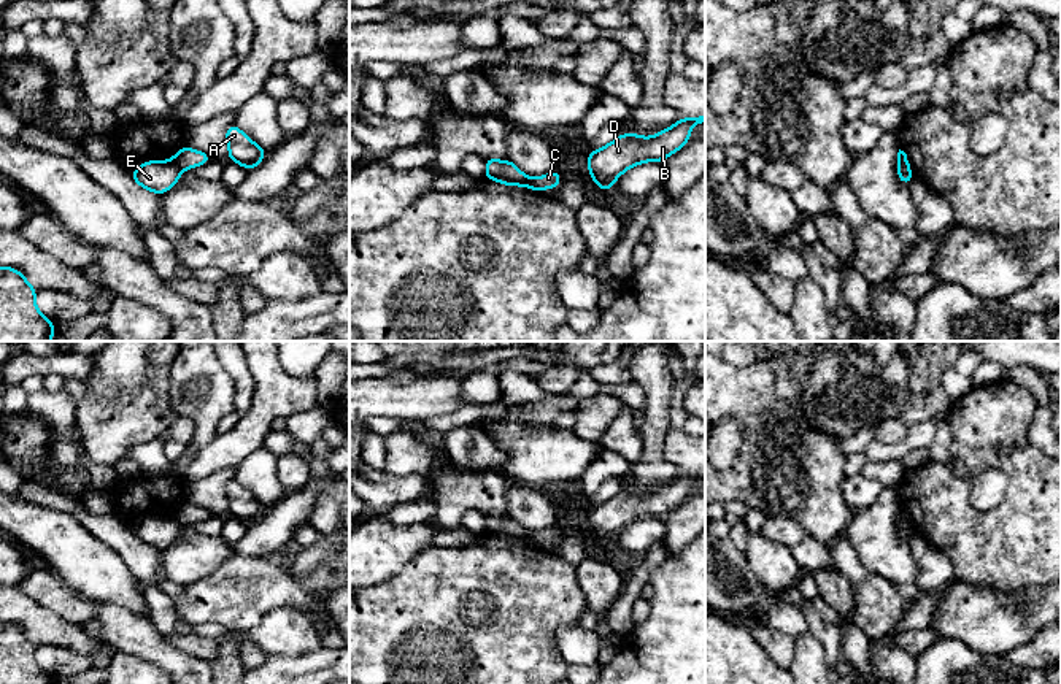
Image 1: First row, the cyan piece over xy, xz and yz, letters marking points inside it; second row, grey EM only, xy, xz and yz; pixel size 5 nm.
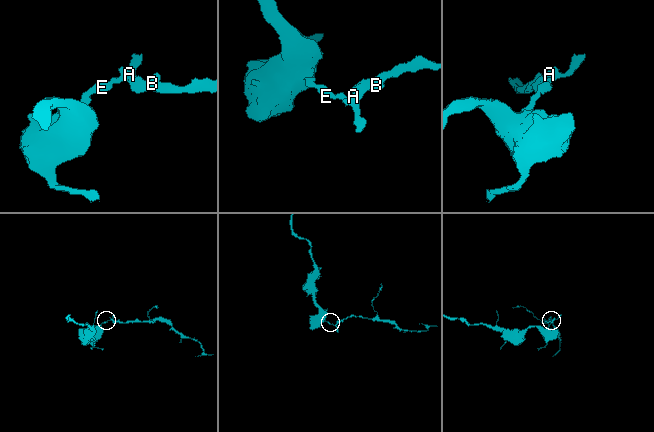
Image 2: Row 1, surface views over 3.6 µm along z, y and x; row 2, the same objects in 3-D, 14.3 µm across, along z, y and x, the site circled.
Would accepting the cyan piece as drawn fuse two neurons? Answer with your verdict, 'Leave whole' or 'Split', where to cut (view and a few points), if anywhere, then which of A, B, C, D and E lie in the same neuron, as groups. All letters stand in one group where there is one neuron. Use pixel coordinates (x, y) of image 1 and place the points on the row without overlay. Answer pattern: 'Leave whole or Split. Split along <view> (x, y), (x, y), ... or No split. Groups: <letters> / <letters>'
Split. Split along xy (172, 514), (181, 526). Groups: A B C D / E

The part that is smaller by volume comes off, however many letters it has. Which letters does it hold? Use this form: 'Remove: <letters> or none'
Remove: A, B, C, D

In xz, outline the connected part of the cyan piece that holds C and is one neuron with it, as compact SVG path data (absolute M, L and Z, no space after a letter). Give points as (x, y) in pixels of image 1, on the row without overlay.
M561 525L542 530L532 535L532 546L543 548L545 544L556 544L561 540Z

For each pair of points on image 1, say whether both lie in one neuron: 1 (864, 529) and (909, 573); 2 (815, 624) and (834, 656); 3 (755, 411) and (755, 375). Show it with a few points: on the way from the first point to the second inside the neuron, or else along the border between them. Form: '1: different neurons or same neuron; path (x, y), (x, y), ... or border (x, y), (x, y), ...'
1: same neuron; path (875, 540), (898, 562)
2: same neuron; path (823, 632), (831, 640), (833, 648)
3: same neuron; path (755, 402), (755, 384)

